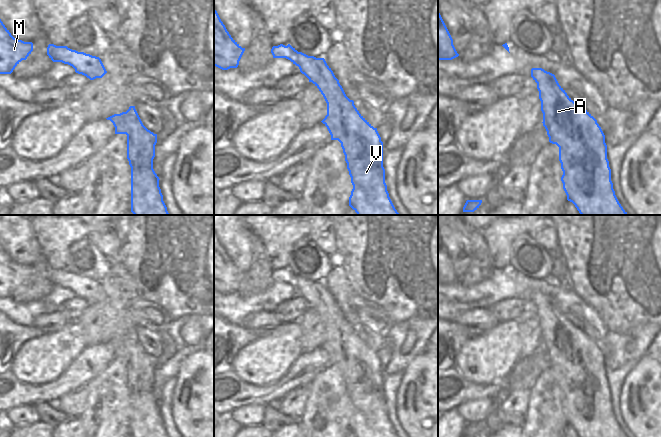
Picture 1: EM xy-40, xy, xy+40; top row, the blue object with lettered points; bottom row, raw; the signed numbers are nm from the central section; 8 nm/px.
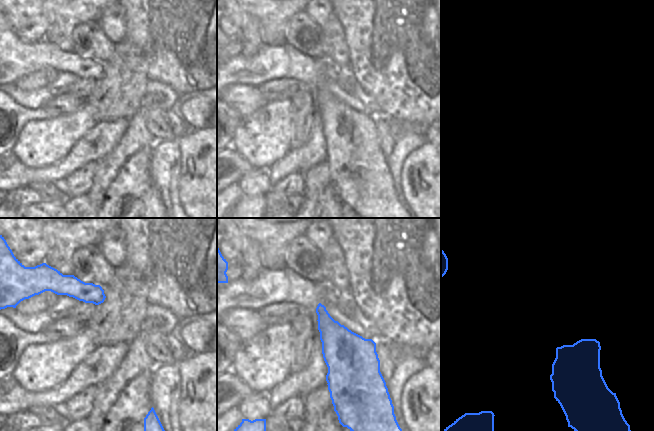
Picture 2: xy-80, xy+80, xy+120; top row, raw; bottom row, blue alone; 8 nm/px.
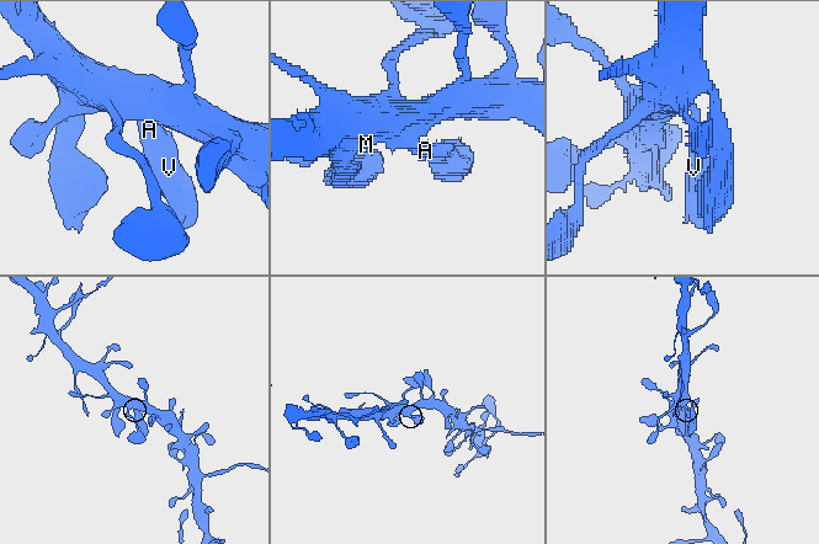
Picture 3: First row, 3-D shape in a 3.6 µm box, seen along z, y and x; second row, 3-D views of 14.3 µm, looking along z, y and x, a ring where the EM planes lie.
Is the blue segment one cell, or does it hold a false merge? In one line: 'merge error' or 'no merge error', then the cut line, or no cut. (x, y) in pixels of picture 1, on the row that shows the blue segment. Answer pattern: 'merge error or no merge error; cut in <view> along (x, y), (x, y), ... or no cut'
no merge error; no cut

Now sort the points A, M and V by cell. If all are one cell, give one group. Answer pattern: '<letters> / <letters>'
A M V

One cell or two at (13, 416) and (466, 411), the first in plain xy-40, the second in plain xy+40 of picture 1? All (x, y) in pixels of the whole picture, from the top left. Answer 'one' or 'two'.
one

